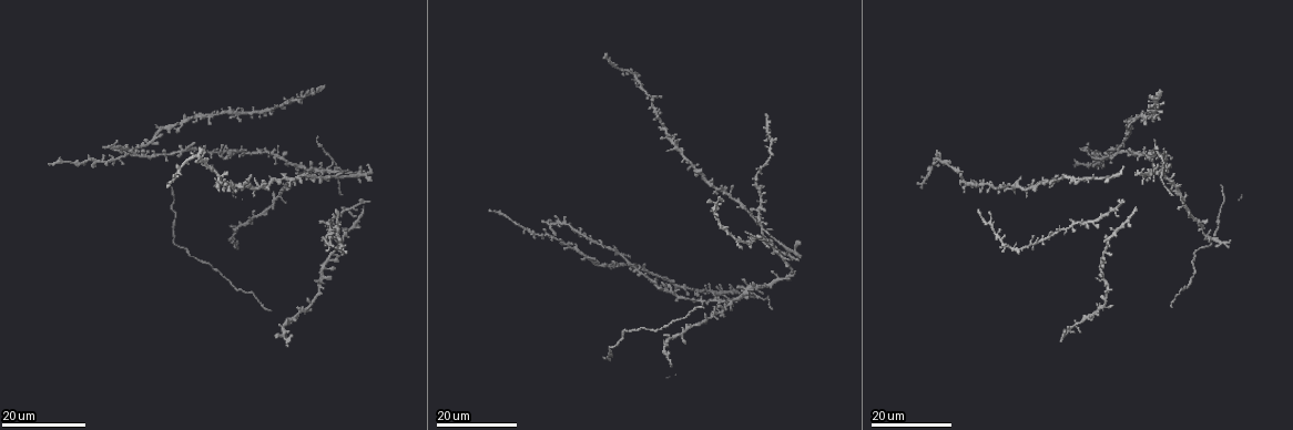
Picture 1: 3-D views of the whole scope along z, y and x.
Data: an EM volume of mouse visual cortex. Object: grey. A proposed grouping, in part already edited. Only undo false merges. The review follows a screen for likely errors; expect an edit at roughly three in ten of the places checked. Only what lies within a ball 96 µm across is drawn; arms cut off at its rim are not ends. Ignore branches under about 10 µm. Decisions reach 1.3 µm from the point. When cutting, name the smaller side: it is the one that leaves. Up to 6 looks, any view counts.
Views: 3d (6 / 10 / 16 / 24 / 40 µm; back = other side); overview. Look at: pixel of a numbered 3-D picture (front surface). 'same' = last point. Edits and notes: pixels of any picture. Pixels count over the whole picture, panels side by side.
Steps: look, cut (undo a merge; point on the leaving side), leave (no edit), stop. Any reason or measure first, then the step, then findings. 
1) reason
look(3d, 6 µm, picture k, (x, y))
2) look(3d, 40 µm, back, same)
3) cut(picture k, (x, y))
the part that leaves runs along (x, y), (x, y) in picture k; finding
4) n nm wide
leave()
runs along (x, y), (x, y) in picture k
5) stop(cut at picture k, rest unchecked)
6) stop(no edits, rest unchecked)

looks like a crossing
look(3d, 16 µm, picture 1, (113, 162))

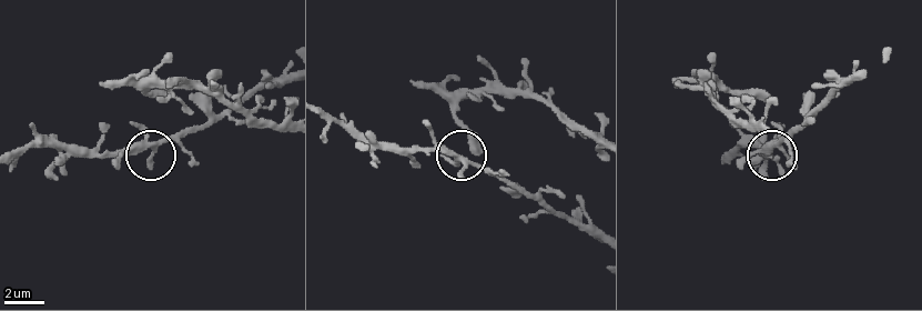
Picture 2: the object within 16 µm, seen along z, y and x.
look(3d, 10 µm, picture 2, (779, 145))

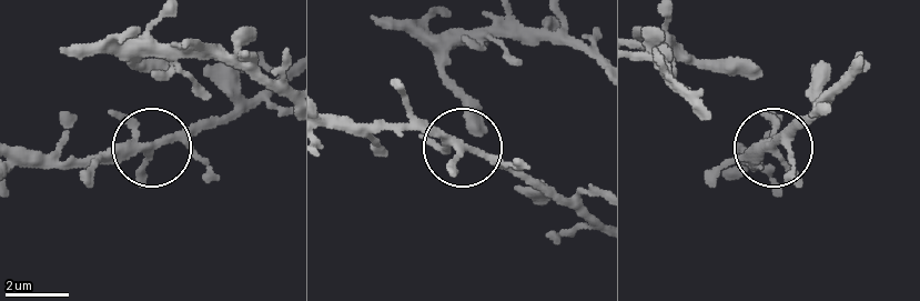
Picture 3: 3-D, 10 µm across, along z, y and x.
closer look
look(3d, 6 µm, picture 3, (771, 145))

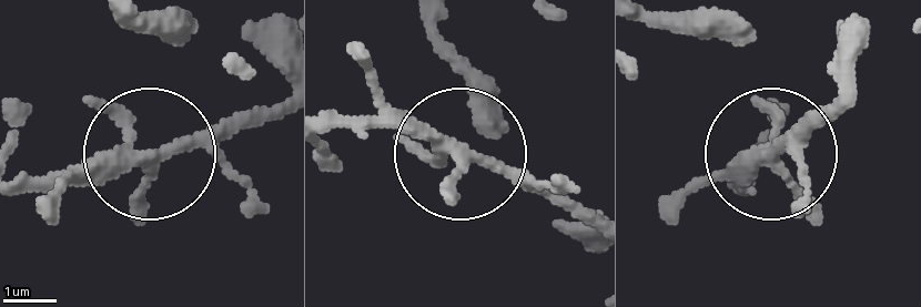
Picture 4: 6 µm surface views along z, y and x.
4 arms
leave()
all the same cell

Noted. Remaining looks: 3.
three-way junction
look(3d, 24 µm, picture 1, (755, 288))

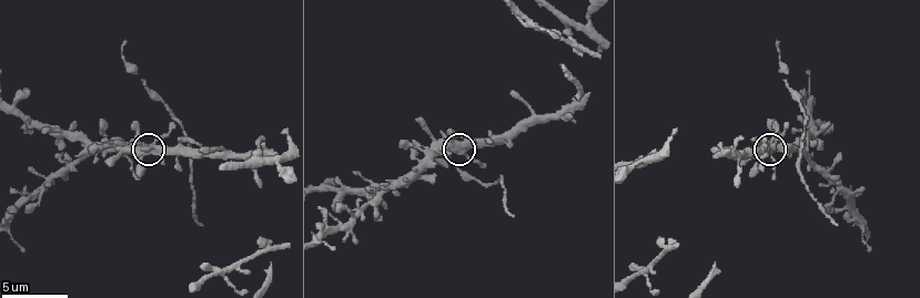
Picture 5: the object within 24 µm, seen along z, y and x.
look(3d, 10 µm, picture 5, (465, 148))

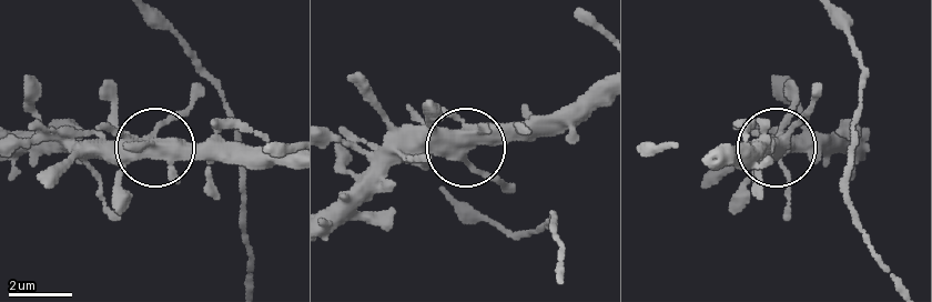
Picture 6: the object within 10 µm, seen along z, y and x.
leave()
all the same cell

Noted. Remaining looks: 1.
stop(no edits, rest unchecked)

